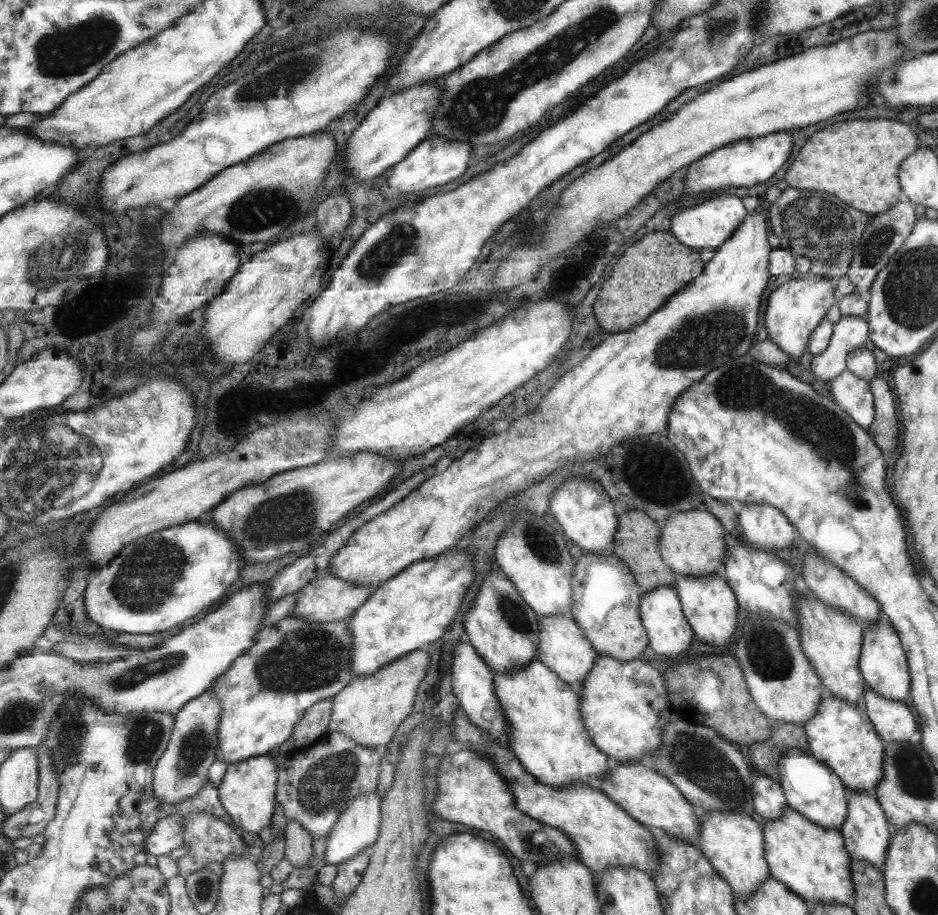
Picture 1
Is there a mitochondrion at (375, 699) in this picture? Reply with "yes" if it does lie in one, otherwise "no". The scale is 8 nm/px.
no

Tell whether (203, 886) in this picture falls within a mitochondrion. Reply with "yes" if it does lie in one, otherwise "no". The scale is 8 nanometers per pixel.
yes

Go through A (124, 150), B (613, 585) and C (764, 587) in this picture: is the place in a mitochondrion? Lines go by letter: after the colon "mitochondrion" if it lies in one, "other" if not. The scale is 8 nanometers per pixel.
A: other
B: other
C: other

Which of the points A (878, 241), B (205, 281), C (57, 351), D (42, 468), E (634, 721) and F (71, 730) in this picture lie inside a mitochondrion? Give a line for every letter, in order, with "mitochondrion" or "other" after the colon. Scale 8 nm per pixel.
A: mitochondrion
B: other
C: other
D: mitochondrion
E: other
F: mitochondrion

